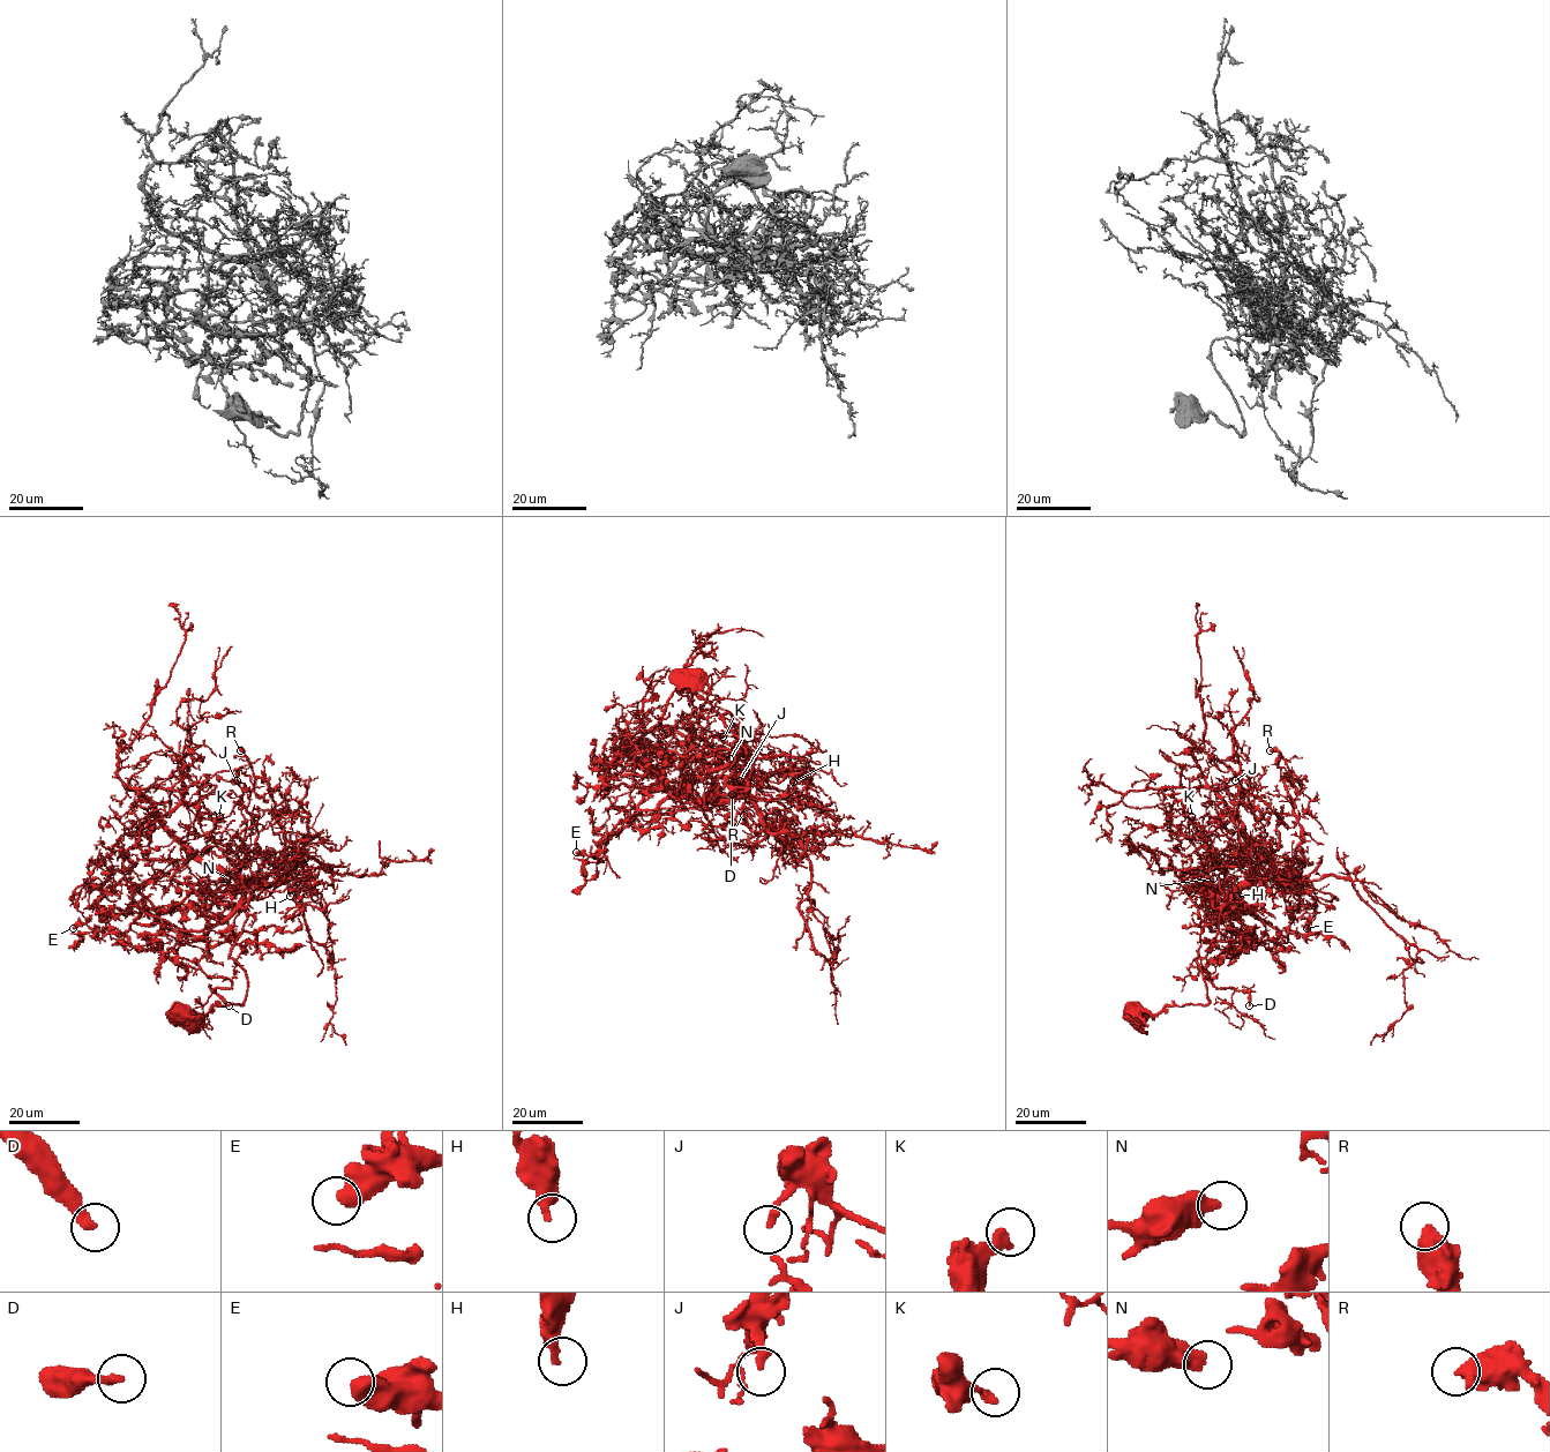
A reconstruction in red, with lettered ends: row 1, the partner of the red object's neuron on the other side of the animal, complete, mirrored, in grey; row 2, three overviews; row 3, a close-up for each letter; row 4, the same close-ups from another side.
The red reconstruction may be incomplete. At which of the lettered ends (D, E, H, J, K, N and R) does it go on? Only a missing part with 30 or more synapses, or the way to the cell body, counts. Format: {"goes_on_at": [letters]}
{"goes_on_at": ["D", "R"]}

